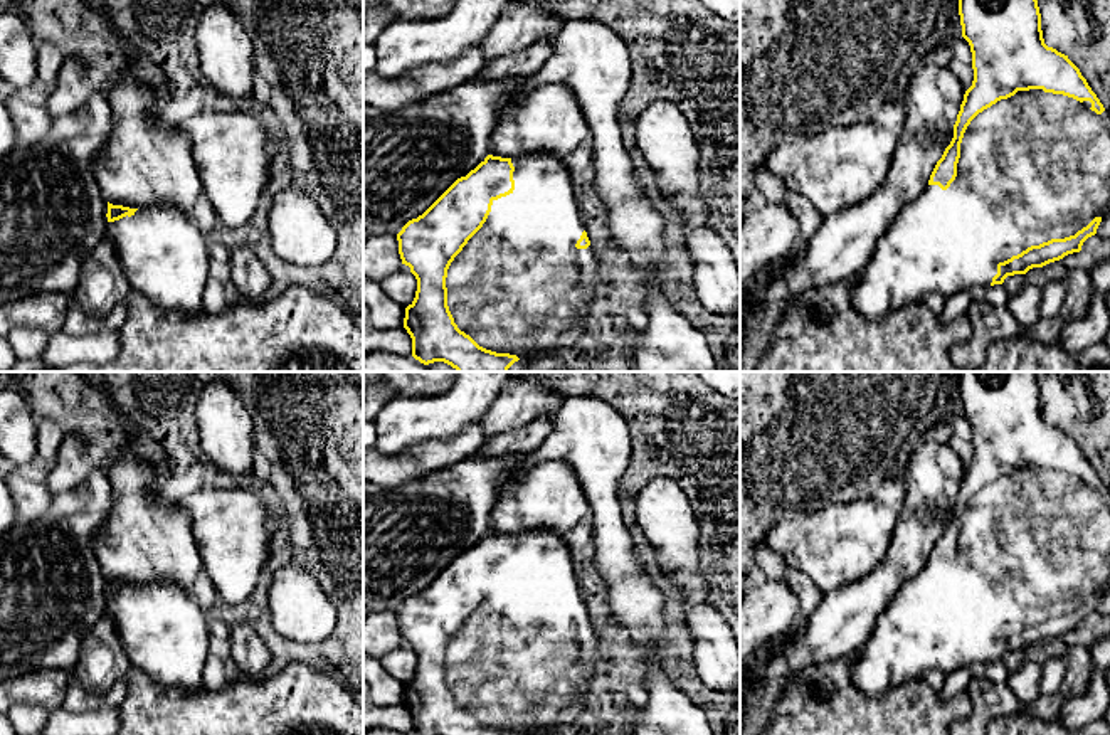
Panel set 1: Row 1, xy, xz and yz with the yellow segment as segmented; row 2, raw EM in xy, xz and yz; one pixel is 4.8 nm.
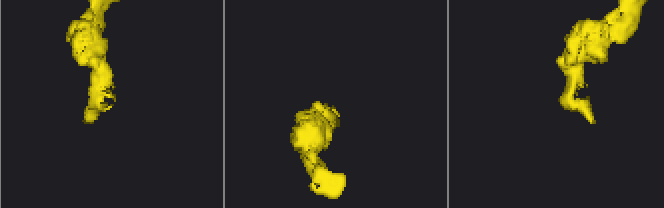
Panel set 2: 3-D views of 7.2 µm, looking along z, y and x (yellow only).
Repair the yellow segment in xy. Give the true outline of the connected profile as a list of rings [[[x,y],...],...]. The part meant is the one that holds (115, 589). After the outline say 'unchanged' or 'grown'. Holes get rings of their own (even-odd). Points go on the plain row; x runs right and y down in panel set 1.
[[[108,579],[106,614],[114,621],[116,636],[131,663],[161,686],[185,693],[202,690],[202,673],[209,656],[209,621],[190,590],[173,580],[138,587]]]; grown

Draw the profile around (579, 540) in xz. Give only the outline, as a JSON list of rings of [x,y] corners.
[[[587,513],[579,525],[567,535],[567,545],[570,553],[577,558],[582,560],[592,545],[594,540],[594,523],[592,523],[592,515]]]

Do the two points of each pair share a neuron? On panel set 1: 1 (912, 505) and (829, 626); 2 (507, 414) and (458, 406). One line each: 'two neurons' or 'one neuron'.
1: one neuron
2: two neurons

